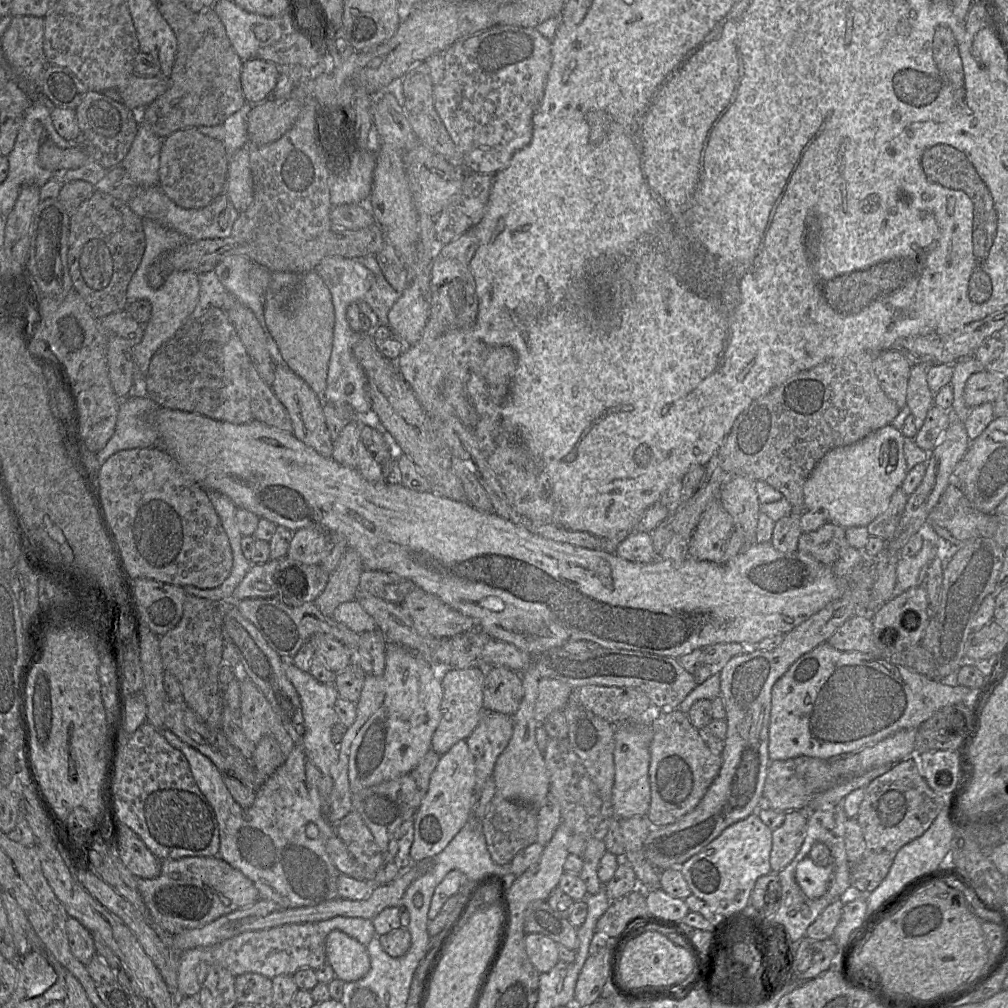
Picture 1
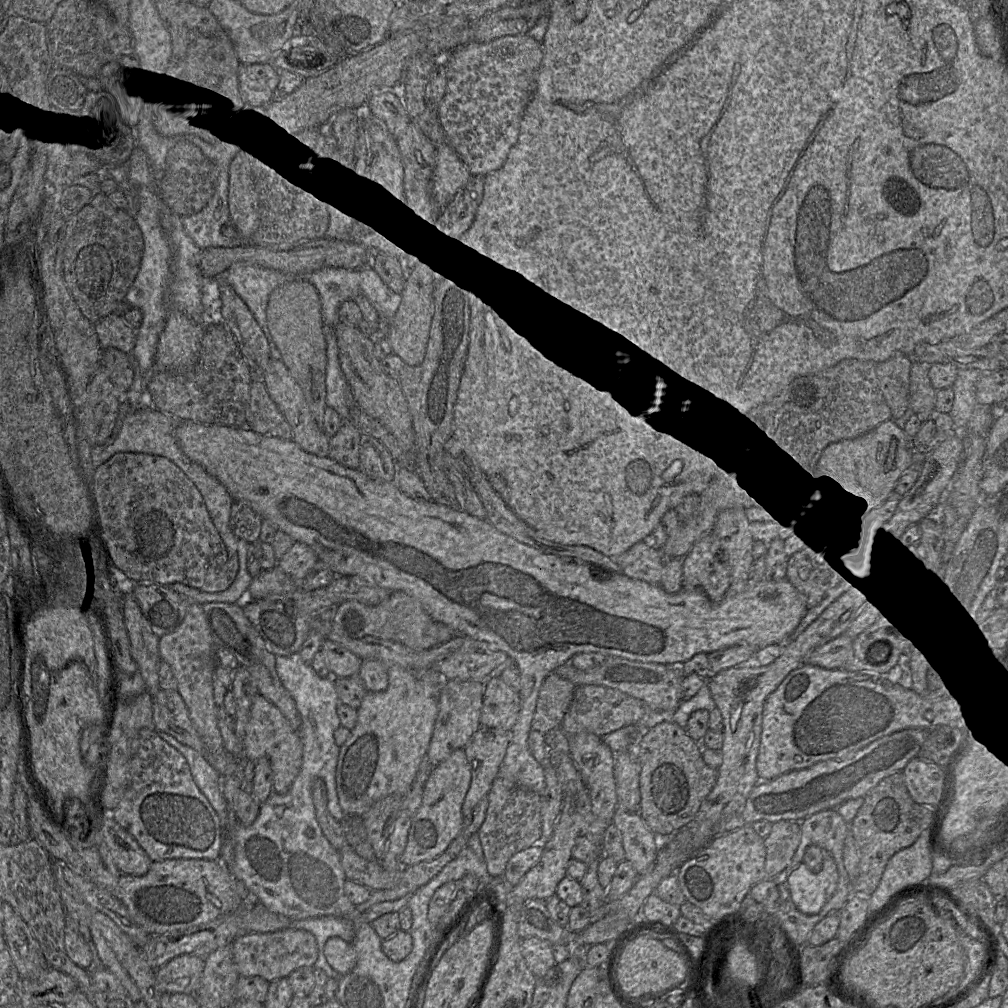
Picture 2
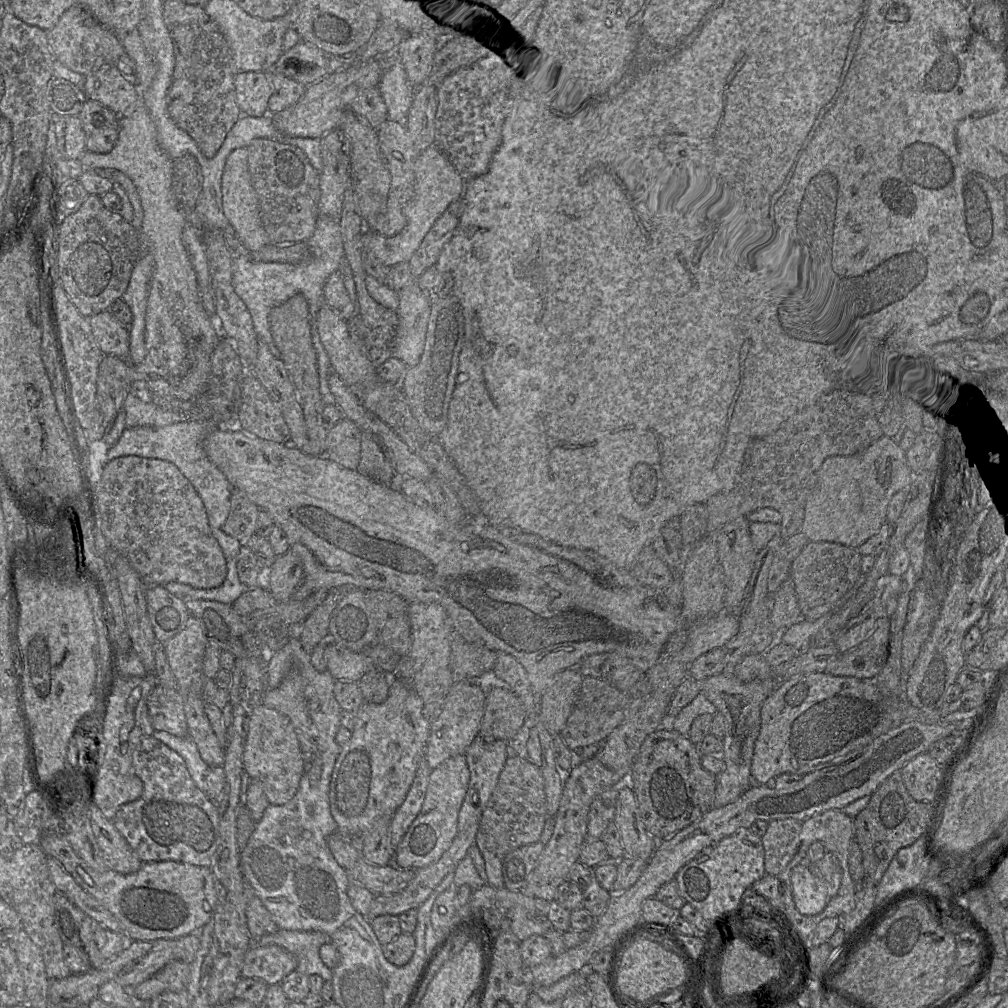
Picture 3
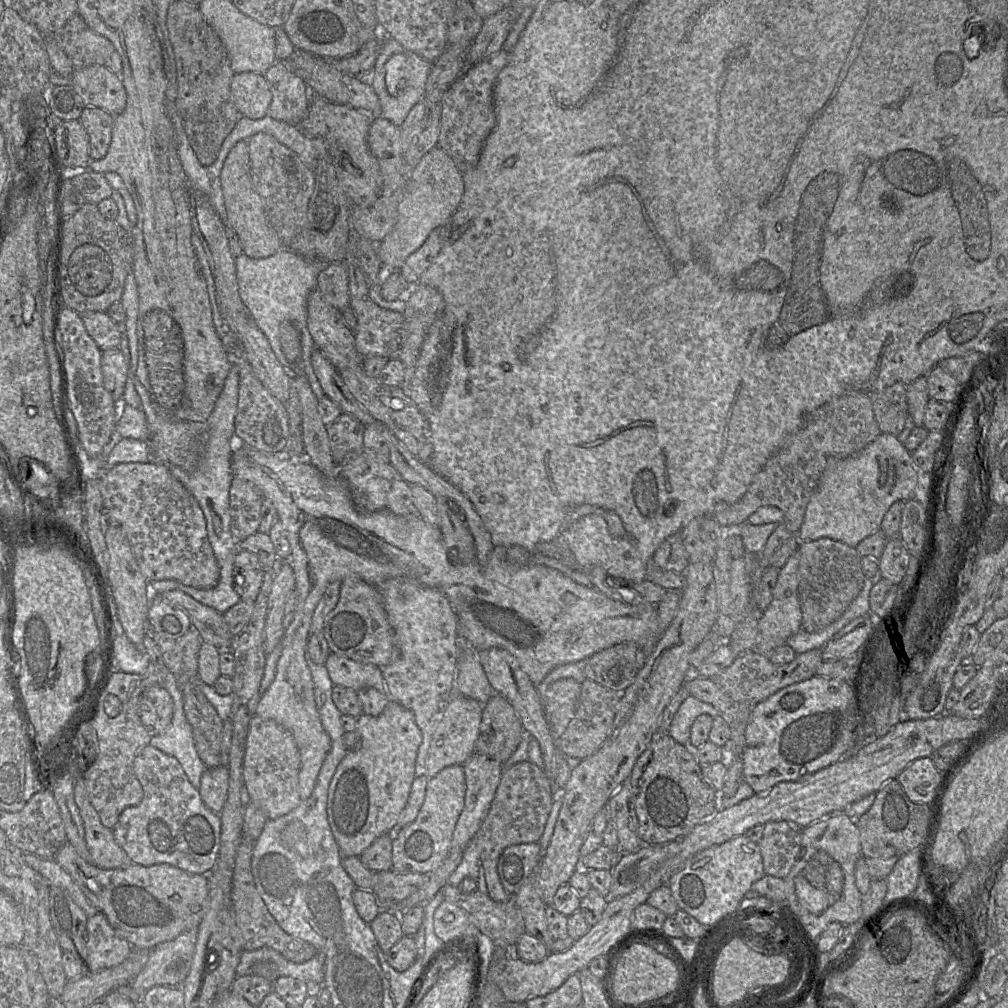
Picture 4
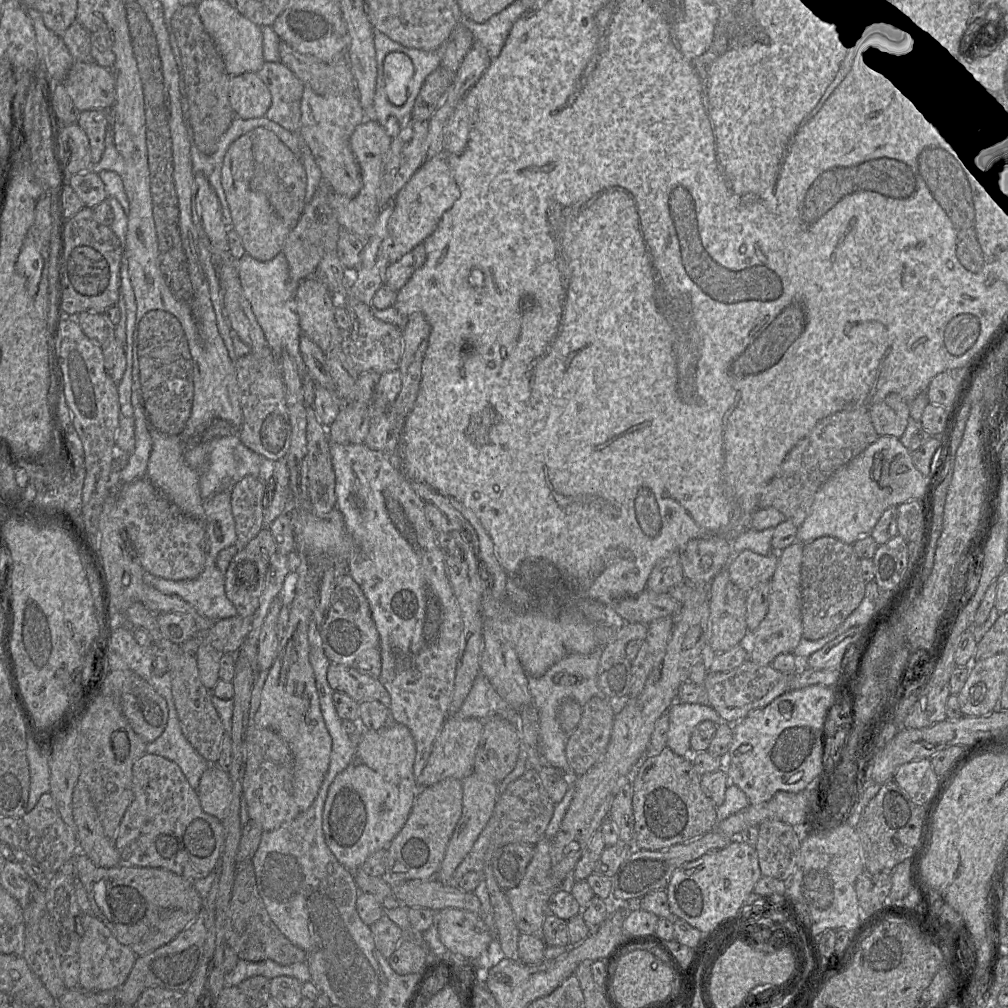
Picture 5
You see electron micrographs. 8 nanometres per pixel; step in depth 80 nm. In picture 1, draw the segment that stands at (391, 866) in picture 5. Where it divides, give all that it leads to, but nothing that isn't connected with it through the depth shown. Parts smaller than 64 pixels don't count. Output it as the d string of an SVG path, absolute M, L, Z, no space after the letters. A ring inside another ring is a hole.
M460 740L439 758L429 787L415 814L414 836L410 847L412 862L429 859L445 849L471 817L475 786L475 761L466 740Z

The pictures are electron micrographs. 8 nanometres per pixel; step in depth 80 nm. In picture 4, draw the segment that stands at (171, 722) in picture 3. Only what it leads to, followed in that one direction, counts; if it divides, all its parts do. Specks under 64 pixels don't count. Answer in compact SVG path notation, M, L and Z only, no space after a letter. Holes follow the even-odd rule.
M154 684L143 691L139 700L138 715L151 737L167 730L173 711L173 699L165 688Z

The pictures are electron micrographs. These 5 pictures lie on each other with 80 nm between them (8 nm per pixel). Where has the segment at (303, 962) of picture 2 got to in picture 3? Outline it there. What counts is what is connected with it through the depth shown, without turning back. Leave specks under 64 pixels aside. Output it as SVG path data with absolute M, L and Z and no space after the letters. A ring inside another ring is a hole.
M254 946L246 952L241 975L261 979L269 986L280 984L296 967L295 955L280 946Z

